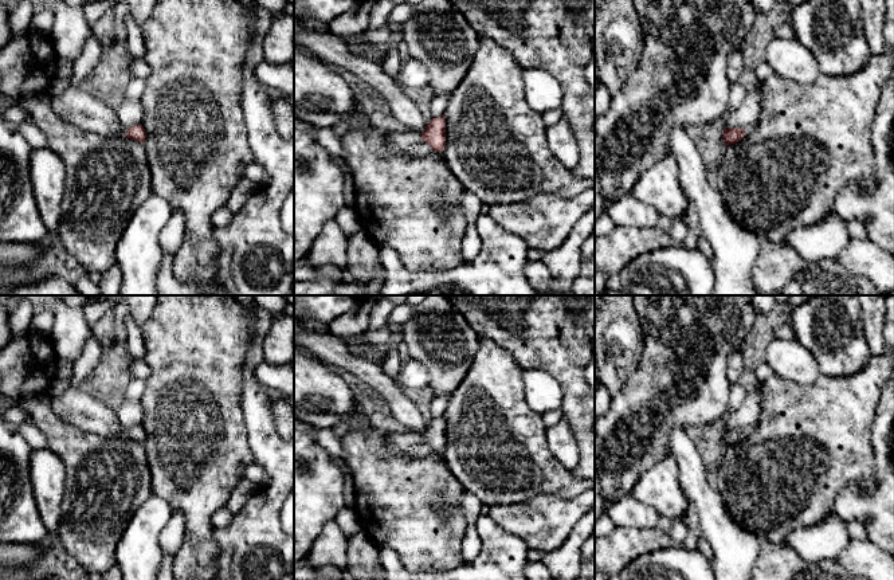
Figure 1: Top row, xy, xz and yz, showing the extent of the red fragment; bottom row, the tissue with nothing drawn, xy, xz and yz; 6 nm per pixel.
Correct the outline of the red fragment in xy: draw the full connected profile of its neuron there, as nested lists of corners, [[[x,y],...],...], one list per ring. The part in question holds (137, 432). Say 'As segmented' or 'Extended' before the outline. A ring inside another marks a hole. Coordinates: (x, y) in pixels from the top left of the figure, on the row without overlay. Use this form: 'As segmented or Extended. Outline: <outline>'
Extended. Outline: [[[71,387],[59,396],[51,397],[52,411],[67,424],[93,432],[103,438],[128,438],[144,444],[146,434],[144,427],[123,427],[117,416],[117,409],[110,408],[81,387]]]

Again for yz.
Extended. Outline: [[[752,424],[745,428],[728,428],[724,430],[722,439],[725,443],[725,447],[732,446],[742,440],[745,436],[753,434],[756,431],[757,426]]]

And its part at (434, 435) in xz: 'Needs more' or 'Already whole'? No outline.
Needs more

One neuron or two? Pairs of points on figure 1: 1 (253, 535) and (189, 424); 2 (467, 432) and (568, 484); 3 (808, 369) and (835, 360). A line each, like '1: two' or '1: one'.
1: two
2: one
3: two

